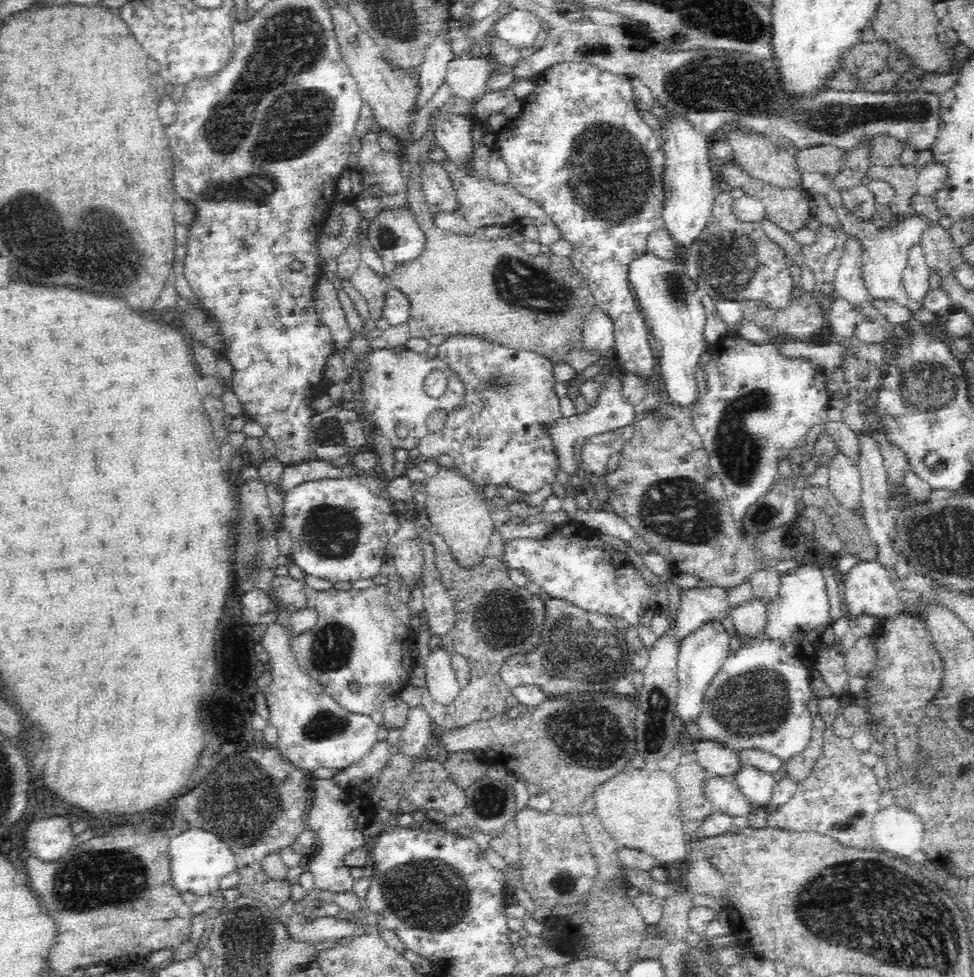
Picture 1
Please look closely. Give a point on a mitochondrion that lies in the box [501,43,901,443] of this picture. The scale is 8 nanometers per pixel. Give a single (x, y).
(728, 263)

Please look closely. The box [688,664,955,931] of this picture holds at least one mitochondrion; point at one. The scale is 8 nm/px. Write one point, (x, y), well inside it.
(847, 822)

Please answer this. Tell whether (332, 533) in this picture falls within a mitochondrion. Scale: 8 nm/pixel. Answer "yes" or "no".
yes

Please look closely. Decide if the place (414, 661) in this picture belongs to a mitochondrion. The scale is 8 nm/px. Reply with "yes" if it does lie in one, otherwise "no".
no

